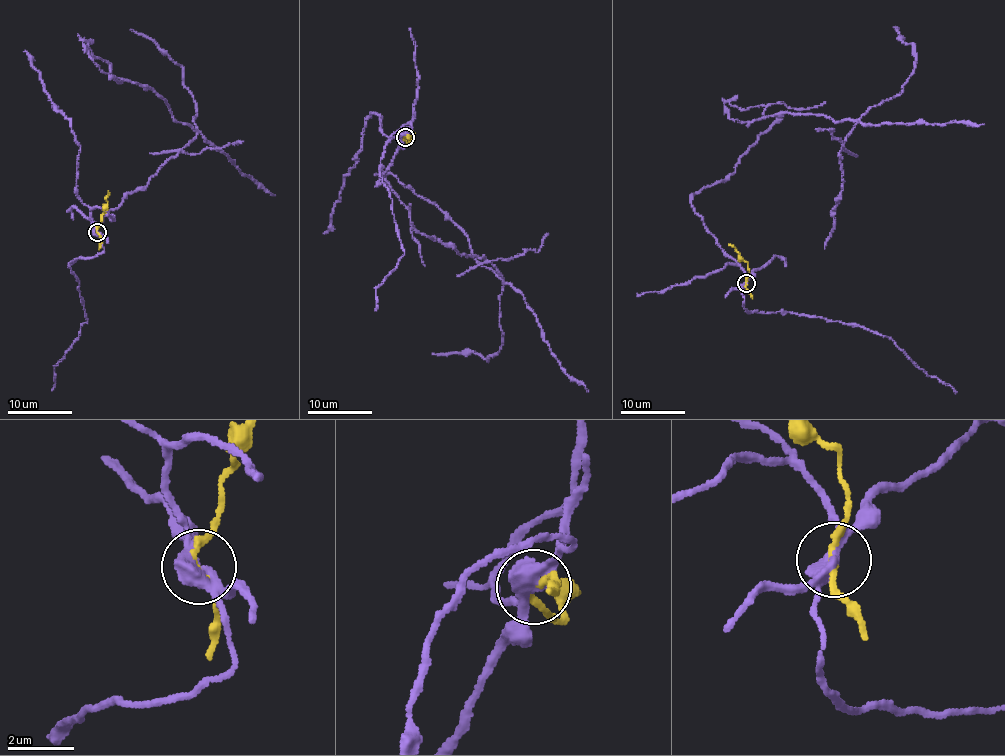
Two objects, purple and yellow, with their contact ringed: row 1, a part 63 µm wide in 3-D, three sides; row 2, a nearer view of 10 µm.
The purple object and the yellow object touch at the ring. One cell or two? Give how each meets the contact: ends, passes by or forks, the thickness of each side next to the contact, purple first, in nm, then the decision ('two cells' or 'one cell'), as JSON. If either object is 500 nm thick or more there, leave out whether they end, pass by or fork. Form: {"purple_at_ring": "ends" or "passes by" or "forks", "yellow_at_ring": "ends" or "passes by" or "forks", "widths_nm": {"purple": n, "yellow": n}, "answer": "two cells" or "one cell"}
{"purple_at_ring": "forks", "yellow_at_ring": "passes by", "widths_nm": {"purple": 400, "yellow": 170}, "answer": "two cells"}

